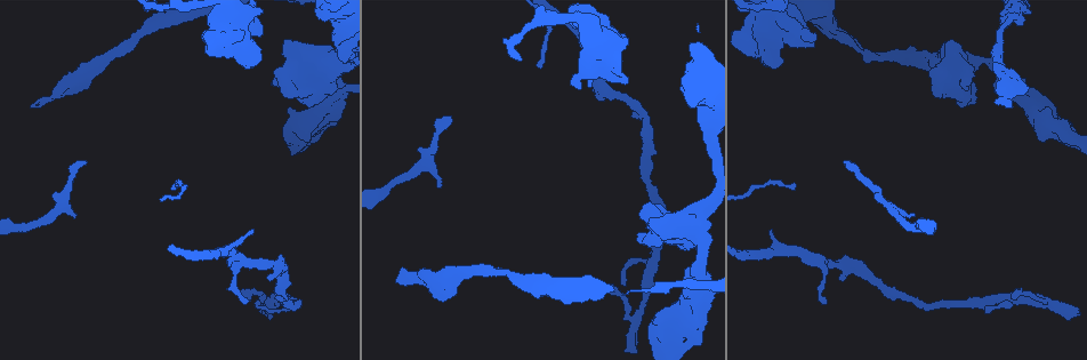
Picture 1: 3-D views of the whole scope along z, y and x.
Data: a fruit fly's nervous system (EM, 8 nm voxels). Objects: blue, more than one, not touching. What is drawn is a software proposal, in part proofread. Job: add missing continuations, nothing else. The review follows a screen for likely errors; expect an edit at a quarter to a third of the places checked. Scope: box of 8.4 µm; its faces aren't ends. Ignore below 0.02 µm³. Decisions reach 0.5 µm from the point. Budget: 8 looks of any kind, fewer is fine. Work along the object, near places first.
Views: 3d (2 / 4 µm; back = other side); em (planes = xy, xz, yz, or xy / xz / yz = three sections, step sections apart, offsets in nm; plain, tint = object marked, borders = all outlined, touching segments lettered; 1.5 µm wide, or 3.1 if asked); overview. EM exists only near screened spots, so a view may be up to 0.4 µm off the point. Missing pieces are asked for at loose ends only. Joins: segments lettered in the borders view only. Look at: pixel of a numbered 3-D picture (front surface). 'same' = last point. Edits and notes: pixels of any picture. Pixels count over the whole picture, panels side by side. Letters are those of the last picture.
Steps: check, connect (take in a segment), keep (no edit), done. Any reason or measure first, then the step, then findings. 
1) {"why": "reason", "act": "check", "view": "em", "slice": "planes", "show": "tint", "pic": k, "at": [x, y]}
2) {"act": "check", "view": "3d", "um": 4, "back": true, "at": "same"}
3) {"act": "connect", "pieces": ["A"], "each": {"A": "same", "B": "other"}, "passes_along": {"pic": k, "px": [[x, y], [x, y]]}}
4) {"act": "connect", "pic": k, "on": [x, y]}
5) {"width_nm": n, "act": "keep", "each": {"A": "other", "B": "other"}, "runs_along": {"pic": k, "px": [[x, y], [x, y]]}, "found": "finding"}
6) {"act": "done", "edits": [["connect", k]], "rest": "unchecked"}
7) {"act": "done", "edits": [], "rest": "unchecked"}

{"why": "an open end", "act": "check", "view": "3d", "um": 2, "back": true, "pic": 1, "at": [771, 229]}

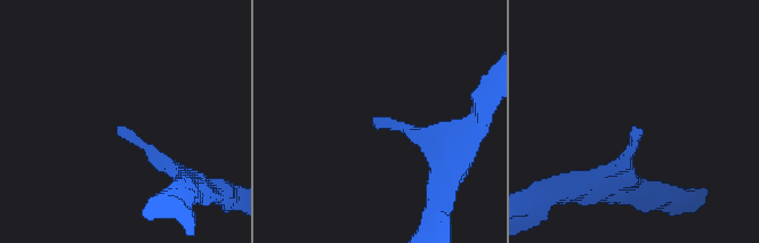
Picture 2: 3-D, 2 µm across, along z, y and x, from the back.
{"act": "check", "view": "em", "slice": "planes", "show": "borders", "pic": 2, "at": [118, 134]}

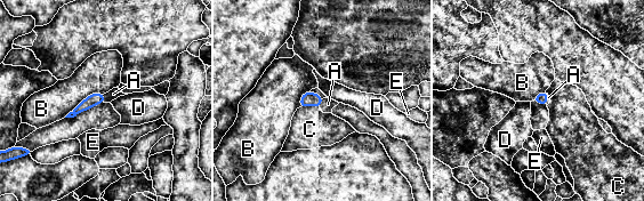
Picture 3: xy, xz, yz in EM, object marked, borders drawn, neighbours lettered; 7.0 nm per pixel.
{"act": "connect", "pieces": ["A"], "each": {"A": "same", "B": "other", "C": "other", "D": "other", "E": "other"}, "found": "it goes on there"}

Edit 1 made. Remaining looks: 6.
{"why": "see it whole again", "act": "check", "view": "overview"}

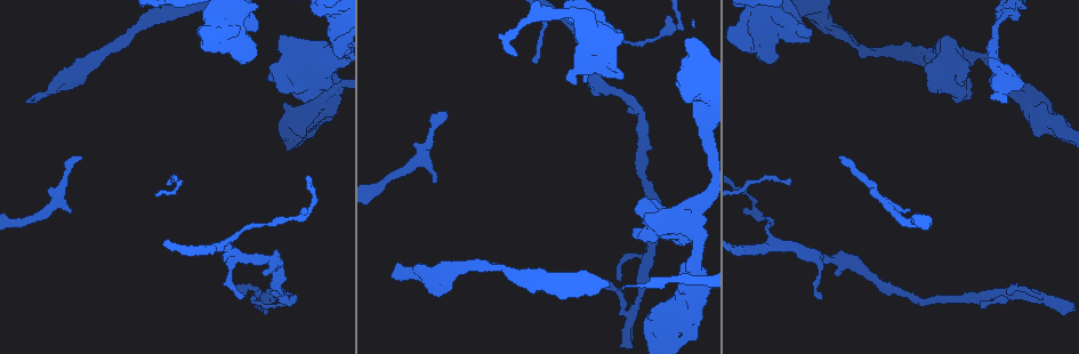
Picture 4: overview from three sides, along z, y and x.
{"why": "branch stops here", "act": "check", "view": "3d", "um": 2, "pic": 4, "at": [841, 158]}

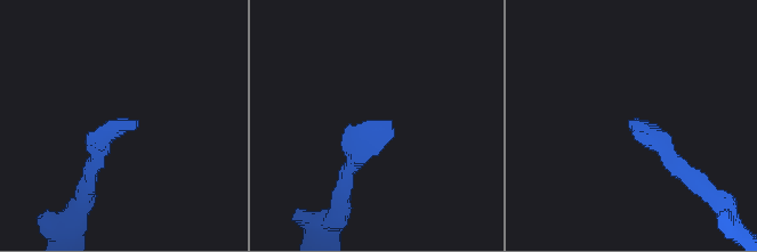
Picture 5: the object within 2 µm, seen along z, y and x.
{"act": "check", "view": "em", "slice": "yz", "step": 4, "show": "borders", "pic": 5, "at": [391, 120]}

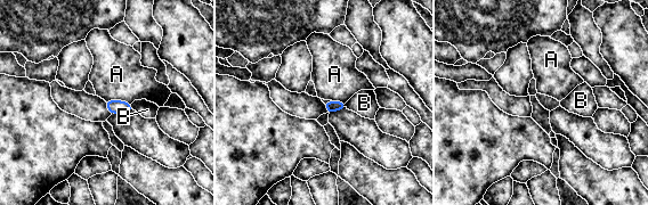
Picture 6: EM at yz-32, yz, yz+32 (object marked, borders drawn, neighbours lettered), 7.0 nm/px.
{"act": "keep", "each": {"A": "other", "B": "other"}, "found": "none of them fits"}

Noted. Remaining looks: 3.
{"why": "branch stops here", "act": "check", "view": "em", "slice": "xz", "step": 4, "show": "borders", "pic": 4, "at": [28, 99]}

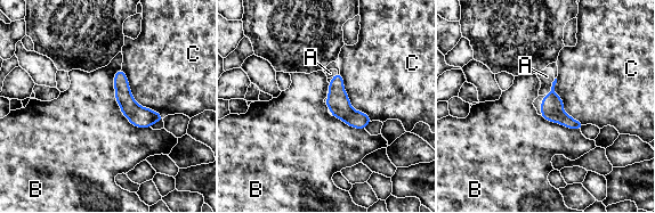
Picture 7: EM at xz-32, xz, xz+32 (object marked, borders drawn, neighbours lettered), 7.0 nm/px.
{"longest_contact_nm": ["B", 480], "act": "connect", "pieces": ["A"], "each": {"A": "same", "B": "other", "C": "other"}, "passes_along": {"pic": 7, "px": [[551, 104], [551, 87], [547, 76]]}, "found": "the cell continues"}

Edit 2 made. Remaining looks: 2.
{"act": "done", "edits": [["connect", 3], ["connect", 7]], "rest": "unchecked"}

